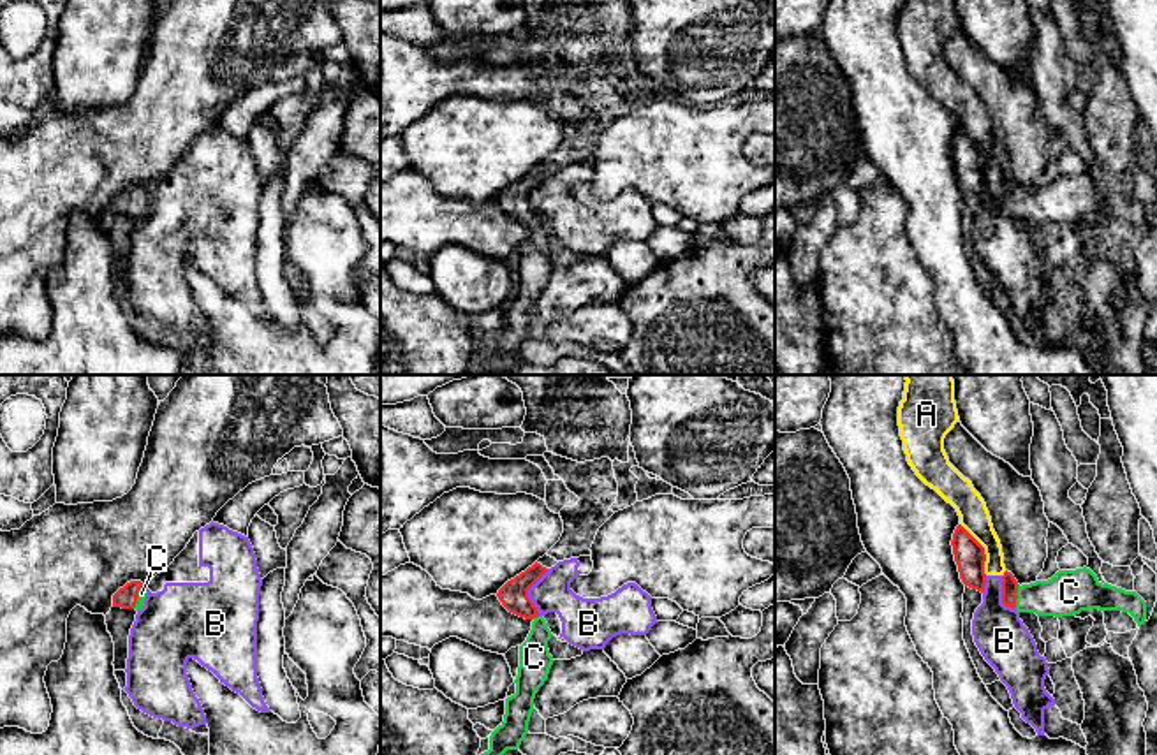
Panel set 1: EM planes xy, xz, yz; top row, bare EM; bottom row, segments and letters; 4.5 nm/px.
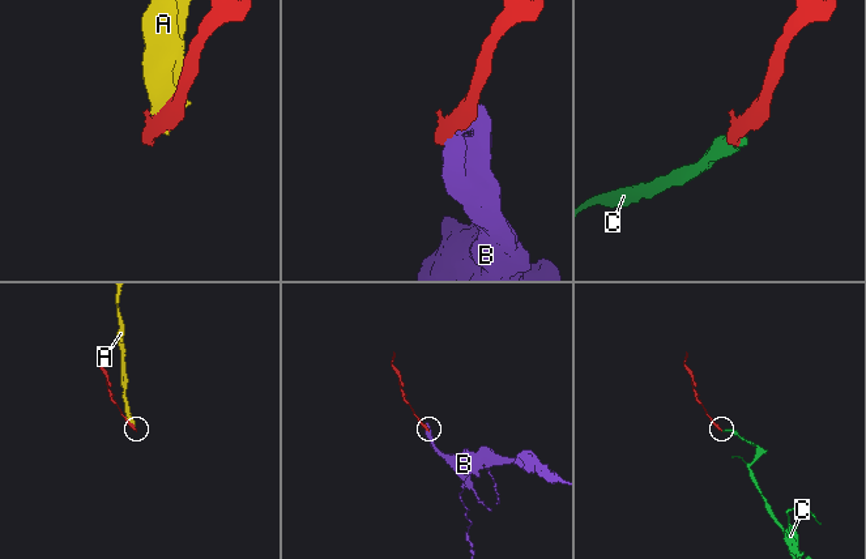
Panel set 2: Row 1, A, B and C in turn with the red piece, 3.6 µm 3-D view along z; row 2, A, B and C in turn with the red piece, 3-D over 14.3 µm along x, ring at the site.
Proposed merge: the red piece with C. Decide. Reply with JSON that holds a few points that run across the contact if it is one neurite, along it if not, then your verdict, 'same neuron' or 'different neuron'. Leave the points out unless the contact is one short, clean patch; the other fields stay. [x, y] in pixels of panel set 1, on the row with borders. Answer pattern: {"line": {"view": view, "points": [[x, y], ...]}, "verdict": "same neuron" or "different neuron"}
{"line": {"view": "xy", "points": [[125, 597], [138, 597], [141, 593]]}, "verdict": "same neuron"}

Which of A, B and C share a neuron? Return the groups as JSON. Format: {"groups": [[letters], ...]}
{"groups": [["A", "B"], ["C"]]}

